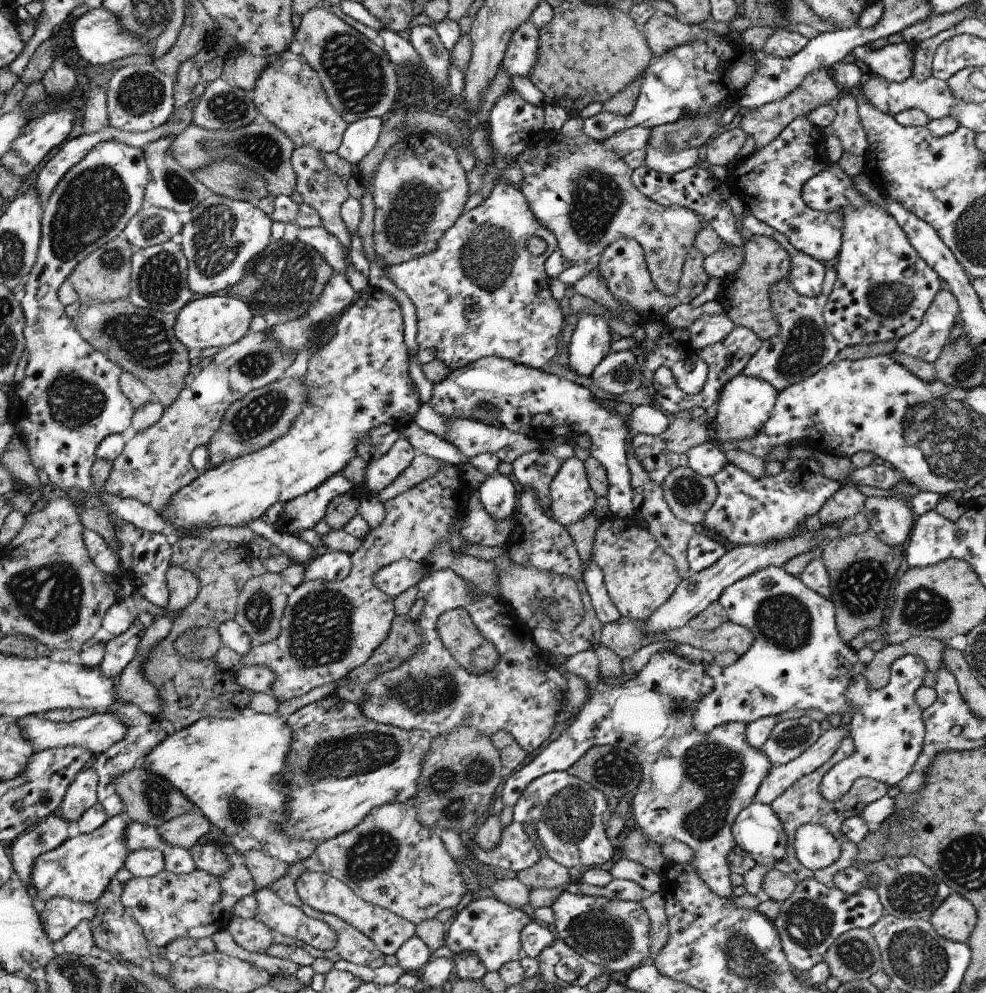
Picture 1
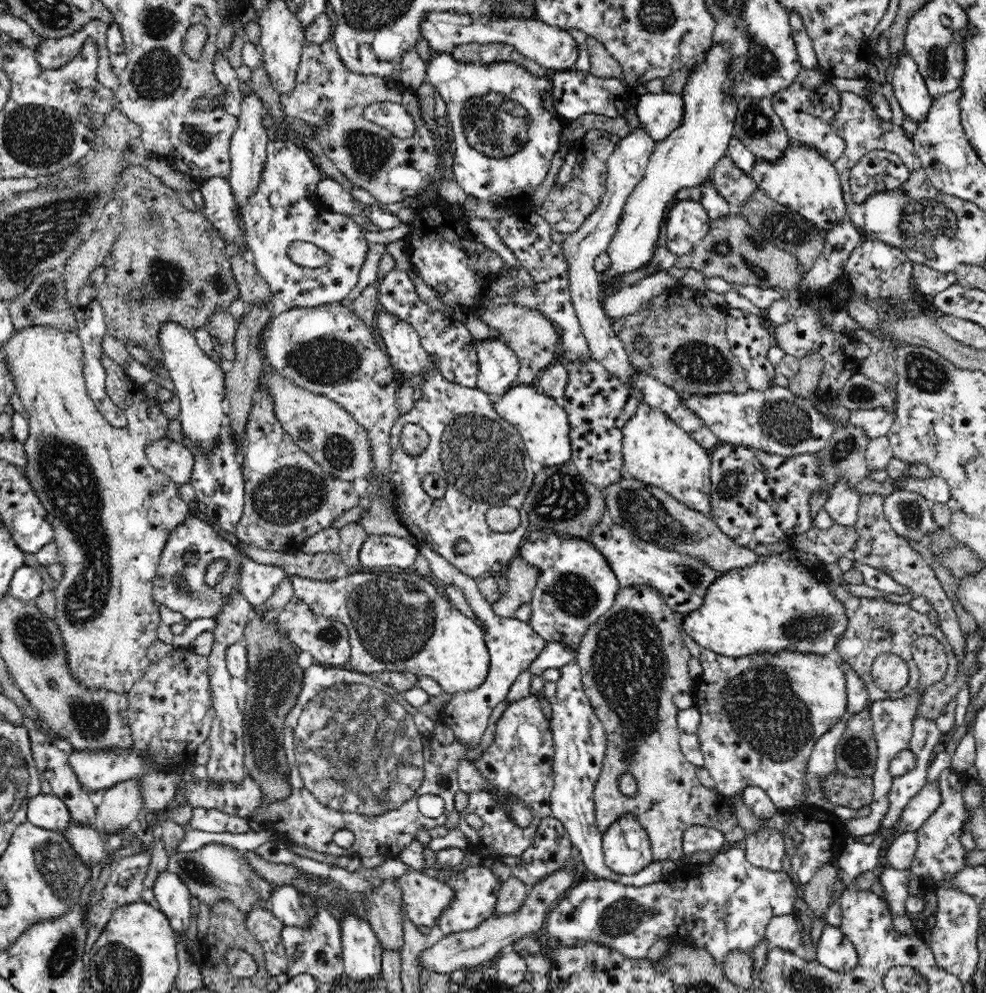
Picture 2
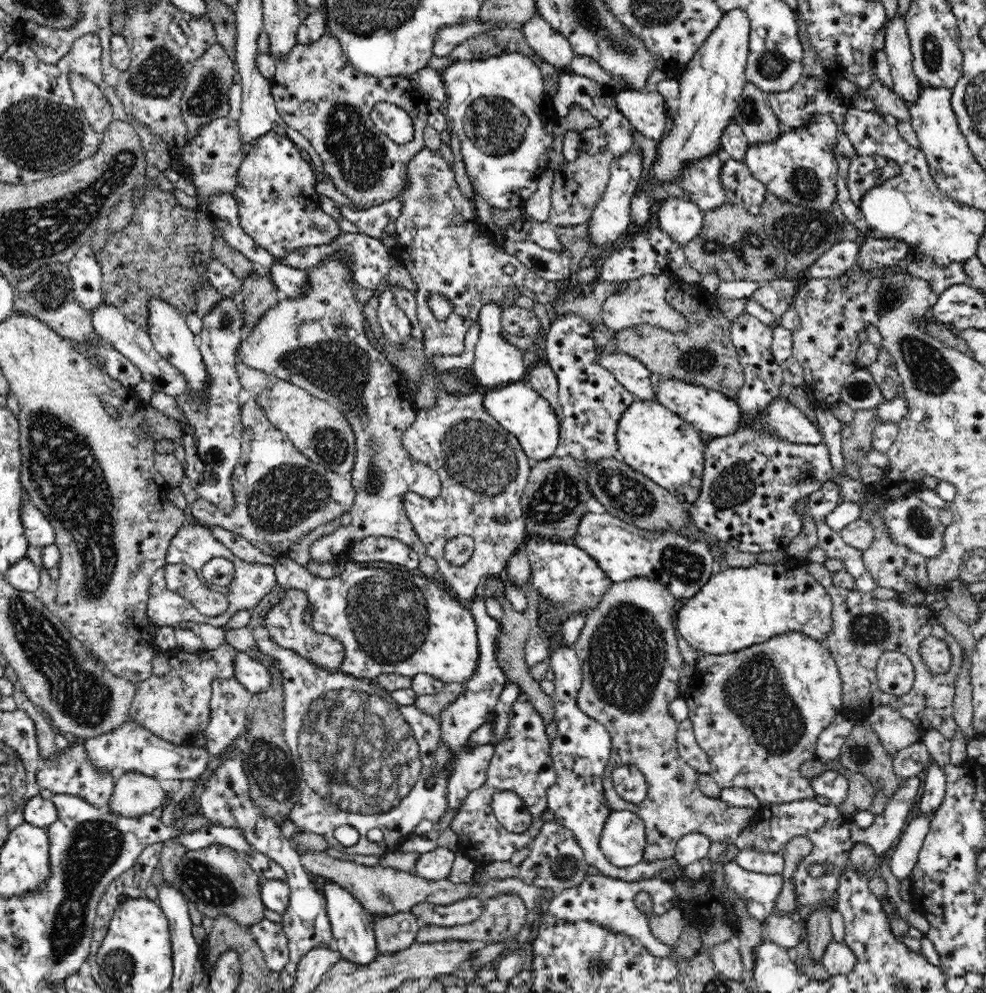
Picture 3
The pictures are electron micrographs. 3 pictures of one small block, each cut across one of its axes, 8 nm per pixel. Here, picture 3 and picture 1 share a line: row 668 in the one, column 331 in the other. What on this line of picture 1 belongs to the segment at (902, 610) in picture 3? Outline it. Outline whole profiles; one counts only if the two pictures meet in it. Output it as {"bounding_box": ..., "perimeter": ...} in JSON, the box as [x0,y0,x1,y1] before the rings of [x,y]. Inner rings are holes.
{"bounding_box":[226,803,469,969],"perimeter":[[[408,803],[383,804],[372,810],[360,825],[337,837],[319,842],[314,854],[305,861],[286,865],[286,873],[270,887],[284,902],[301,908],[309,917],[320,919],[335,930],[337,943],[327,951],[314,948],[298,938],[286,936],[255,918],[234,915],[226,928],[234,941],[250,952],[264,954],[274,943],[305,948],[315,959],[329,958],[332,962],[348,961],[358,966],[377,969],[384,966],[385,954],[368,935],[357,927],[330,913],[312,910],[297,893],[297,881],[306,871],[318,871],[345,882],[360,898],[391,910],[415,925],[436,918],[444,909],[458,910],[468,899],[469,892],[461,878],[458,865],[446,850],[437,830],[422,826],[419,812]]]}

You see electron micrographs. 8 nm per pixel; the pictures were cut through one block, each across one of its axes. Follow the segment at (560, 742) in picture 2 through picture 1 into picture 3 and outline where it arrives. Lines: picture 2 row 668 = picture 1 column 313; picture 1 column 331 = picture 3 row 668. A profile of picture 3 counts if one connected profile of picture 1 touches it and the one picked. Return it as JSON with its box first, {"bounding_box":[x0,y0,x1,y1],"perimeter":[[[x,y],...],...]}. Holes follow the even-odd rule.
{"bounding_box":[547,644,681,882],"perimeter":[[[565,644],[556,646],[556,648],[549,653],[547,661],[555,674],[553,680],[555,690],[551,694],[551,697],[555,711],[554,716],[556,716],[555,721],[558,726],[558,735],[551,741],[551,758],[553,761],[553,768],[557,773],[557,780],[553,786],[550,786],[550,790],[548,790],[547,793],[549,811],[555,816],[556,822],[573,832],[574,838],[581,846],[582,851],[584,851],[584,860],[586,860],[586,863],[597,868],[598,872],[604,876],[618,878],[624,882],[640,882],[640,880],[644,880],[644,878],[660,879],[660,874],[667,871],[680,871],[681,867],[677,862],[676,856],[664,858],[664,860],[654,860],[654,862],[643,861],[638,865],[625,868],[610,865],[610,862],[604,857],[599,842],[604,824],[611,811],[604,803],[602,782],[607,763],[609,762],[612,753],[612,740],[608,730],[603,725],[600,725],[600,722],[597,722],[590,716],[584,714],[578,706],[576,698],[580,687],[582,686],[583,672],[578,660],[578,655],[573,647],[566,646]]]}

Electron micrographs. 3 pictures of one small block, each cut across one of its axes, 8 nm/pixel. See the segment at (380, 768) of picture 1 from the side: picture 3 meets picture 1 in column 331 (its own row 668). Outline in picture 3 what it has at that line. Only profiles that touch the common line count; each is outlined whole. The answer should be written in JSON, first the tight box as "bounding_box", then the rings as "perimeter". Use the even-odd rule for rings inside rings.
{"bounding_box":[682,633,843,806],"perimeter":[[[784,633],[768,642],[762,642],[762,644],[750,646],[749,649],[730,654],[700,653],[694,668],[689,687],[682,697],[689,705],[689,720],[693,725],[695,740],[700,749],[709,757],[711,765],[709,776],[712,776],[722,789],[738,787],[752,790],[762,806],[766,803],[782,805],[816,798],[818,795],[813,790],[810,780],[804,778],[800,773],[800,766],[807,760],[816,758],[815,752],[820,733],[832,724],[836,715],[843,712],[842,677],[837,663],[834,662],[833,655],[822,647],[821,641],[812,640],[802,633]]]}

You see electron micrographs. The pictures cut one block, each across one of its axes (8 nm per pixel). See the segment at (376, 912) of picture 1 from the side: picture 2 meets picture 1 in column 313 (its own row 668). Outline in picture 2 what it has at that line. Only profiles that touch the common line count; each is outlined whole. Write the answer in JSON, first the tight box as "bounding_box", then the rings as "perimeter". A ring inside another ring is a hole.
{"bounding_box":[871,653,908,691],"perimeter":[[[884,653],[873,662],[871,675],[880,689],[895,691],[908,682],[908,665],[898,655]]]}

